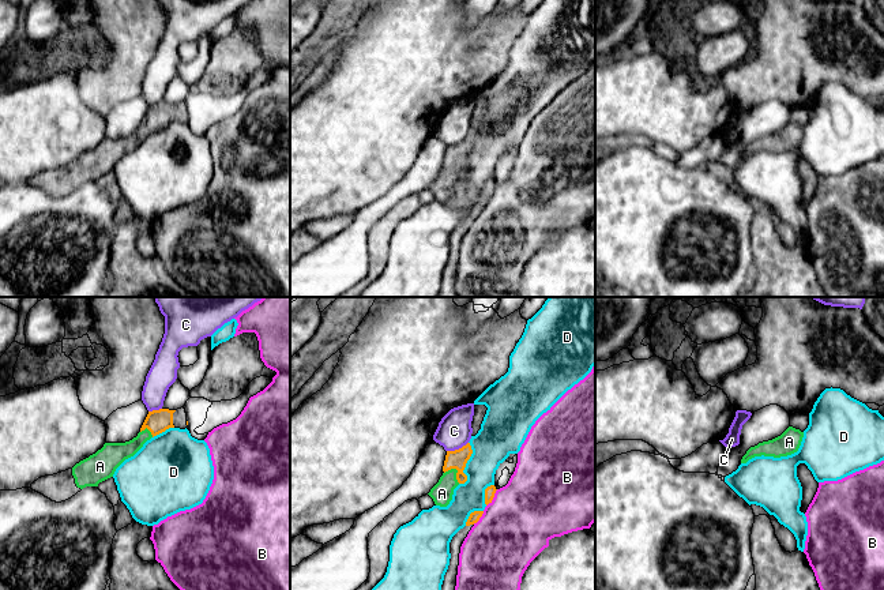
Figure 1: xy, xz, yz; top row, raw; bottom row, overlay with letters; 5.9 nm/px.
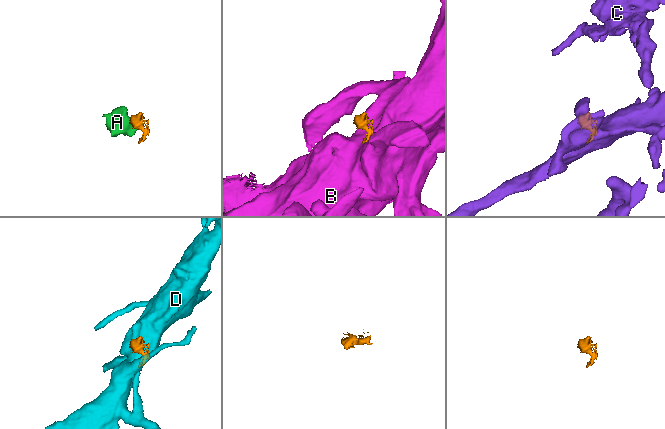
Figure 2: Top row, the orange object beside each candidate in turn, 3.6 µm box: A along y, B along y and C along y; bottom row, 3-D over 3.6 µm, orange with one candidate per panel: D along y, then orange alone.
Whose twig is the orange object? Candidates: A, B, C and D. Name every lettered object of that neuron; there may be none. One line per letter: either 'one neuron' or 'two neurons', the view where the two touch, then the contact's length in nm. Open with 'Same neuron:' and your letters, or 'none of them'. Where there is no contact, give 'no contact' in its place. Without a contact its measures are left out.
Same neuron: A
A: one neuron; contact in xz; length 120 nm
B: two neurons; contact in xz; length 120 nm
C: two neurons; contact in xz; length 140 nm
D: two neurons; contact in xz; length 260 nm

